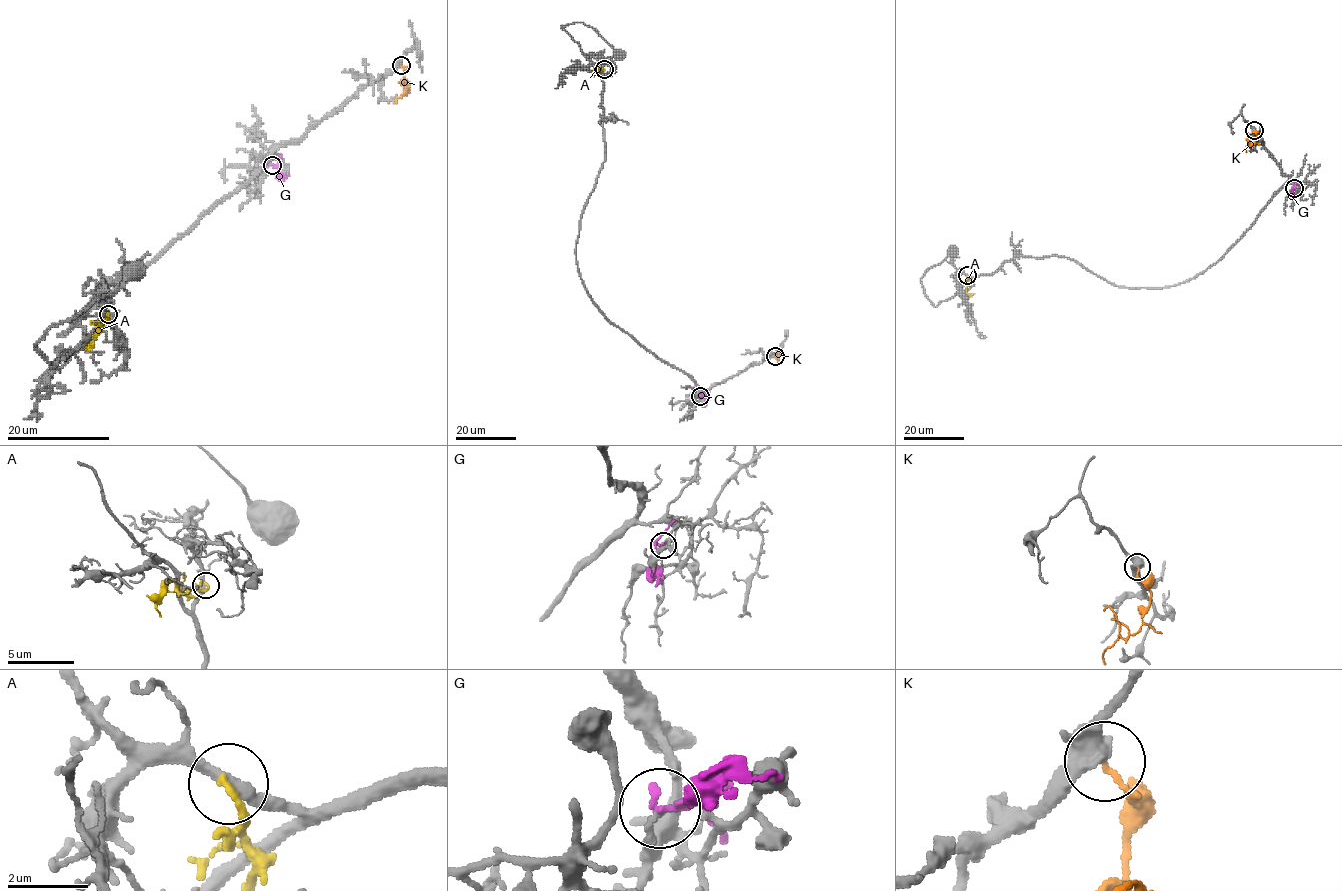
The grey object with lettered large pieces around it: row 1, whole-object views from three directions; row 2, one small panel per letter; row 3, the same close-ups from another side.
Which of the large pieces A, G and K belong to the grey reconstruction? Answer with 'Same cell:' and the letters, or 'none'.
Same cell: none

